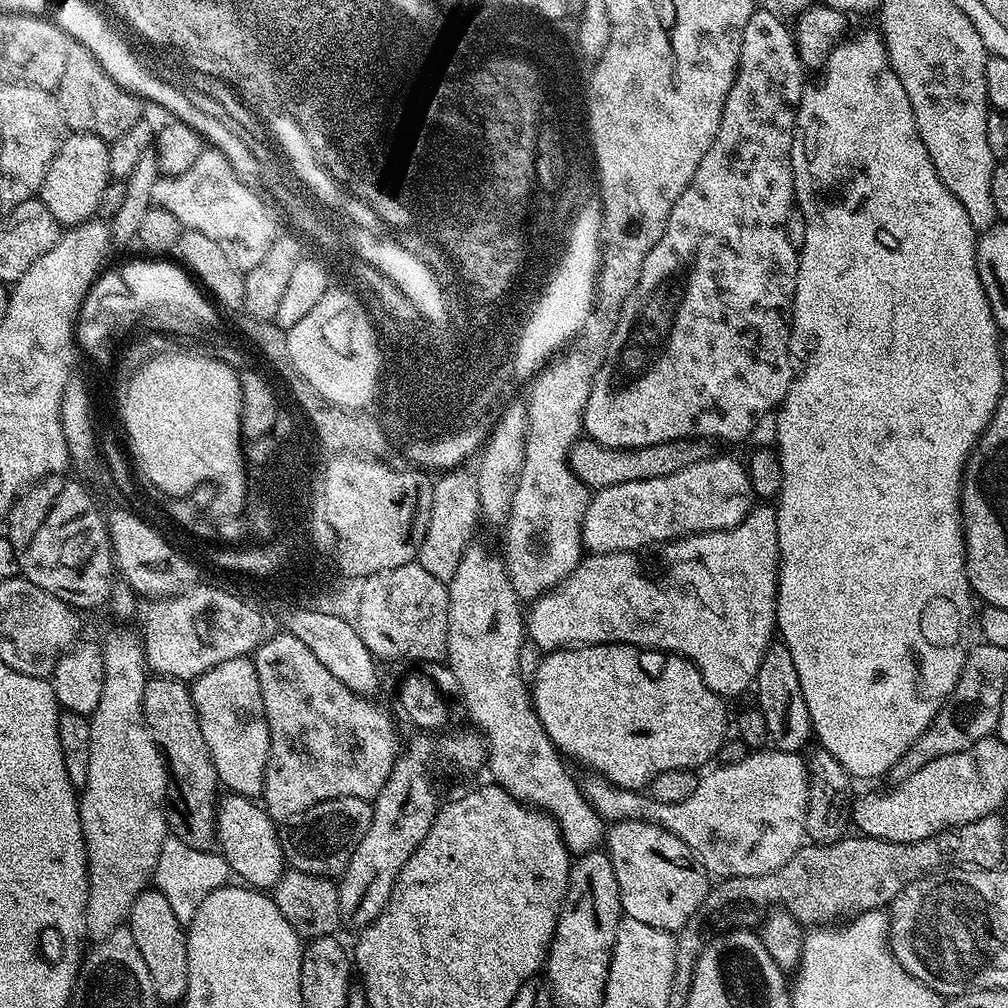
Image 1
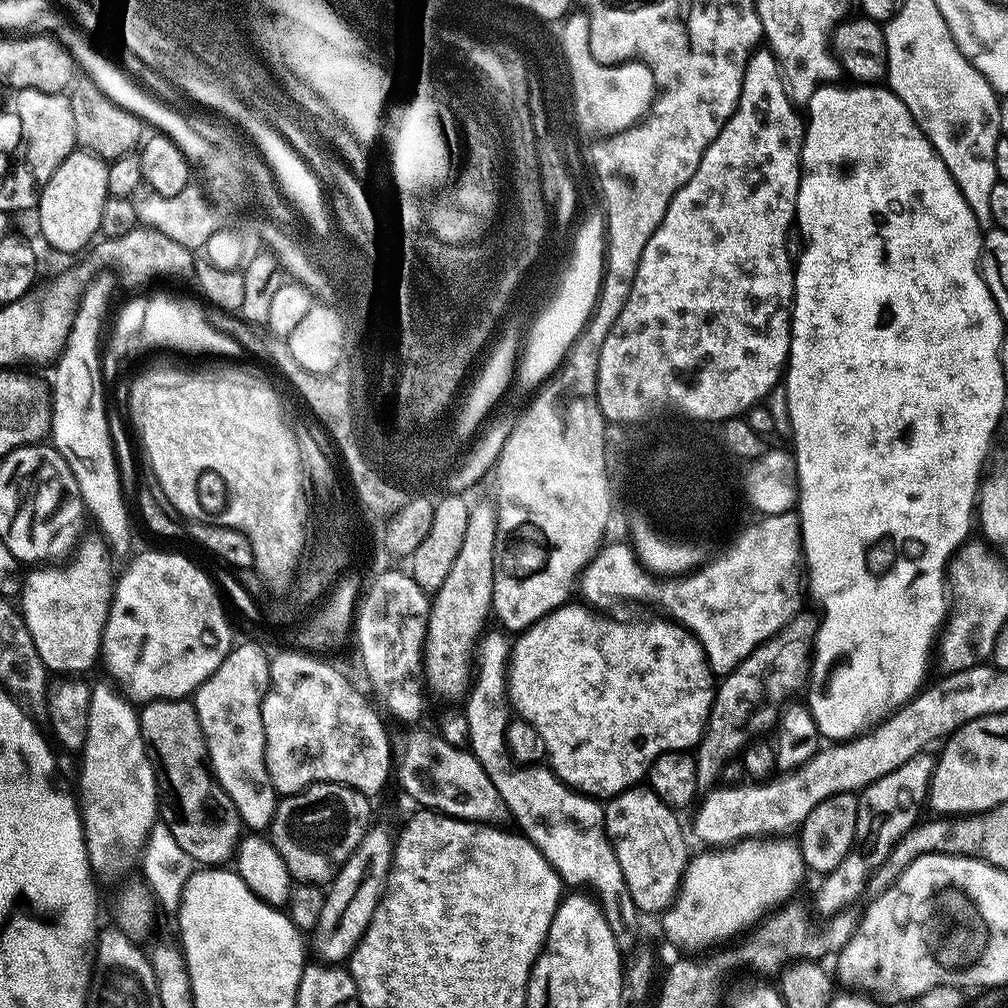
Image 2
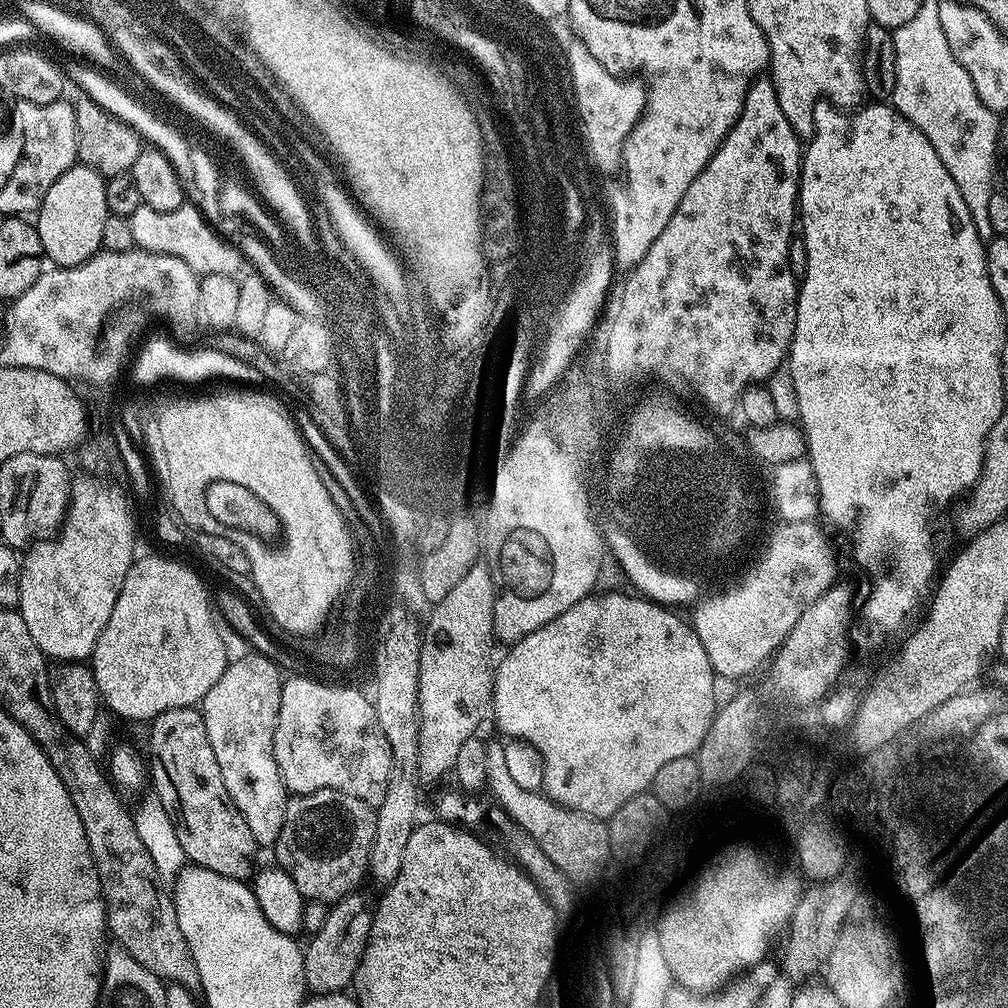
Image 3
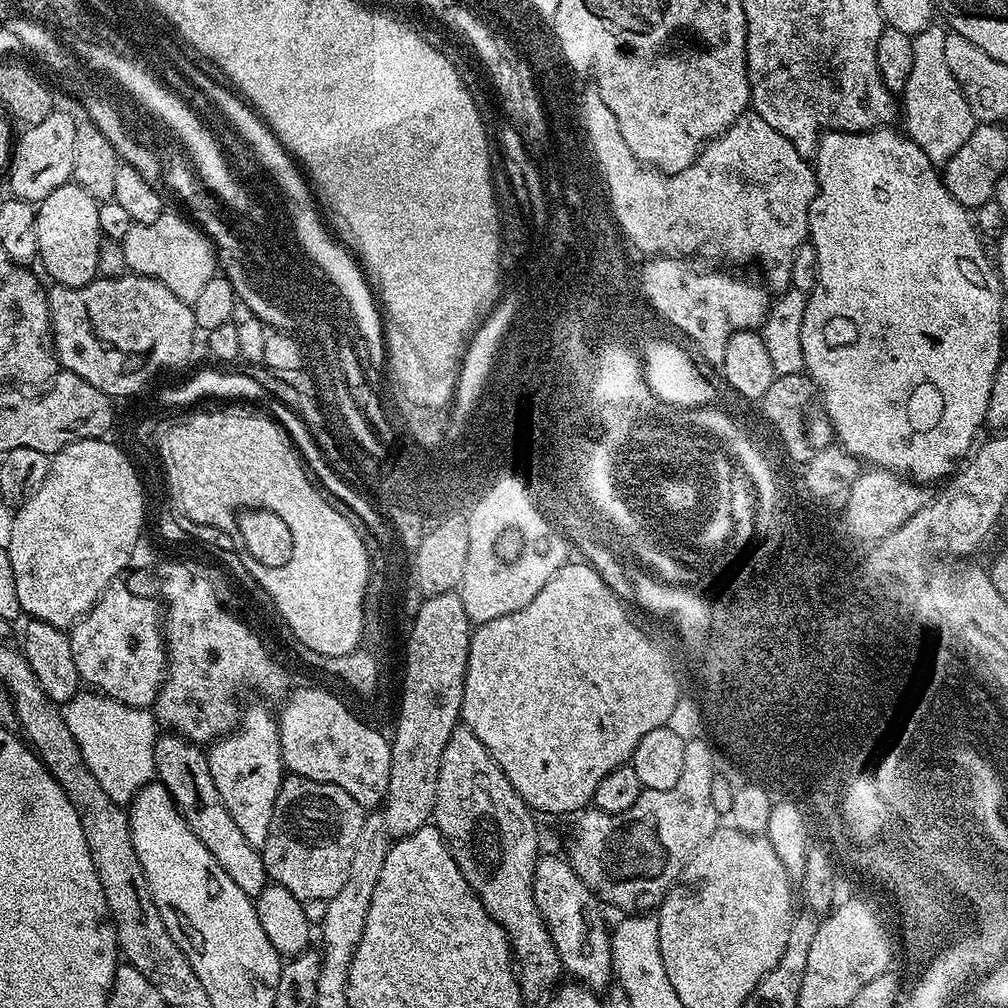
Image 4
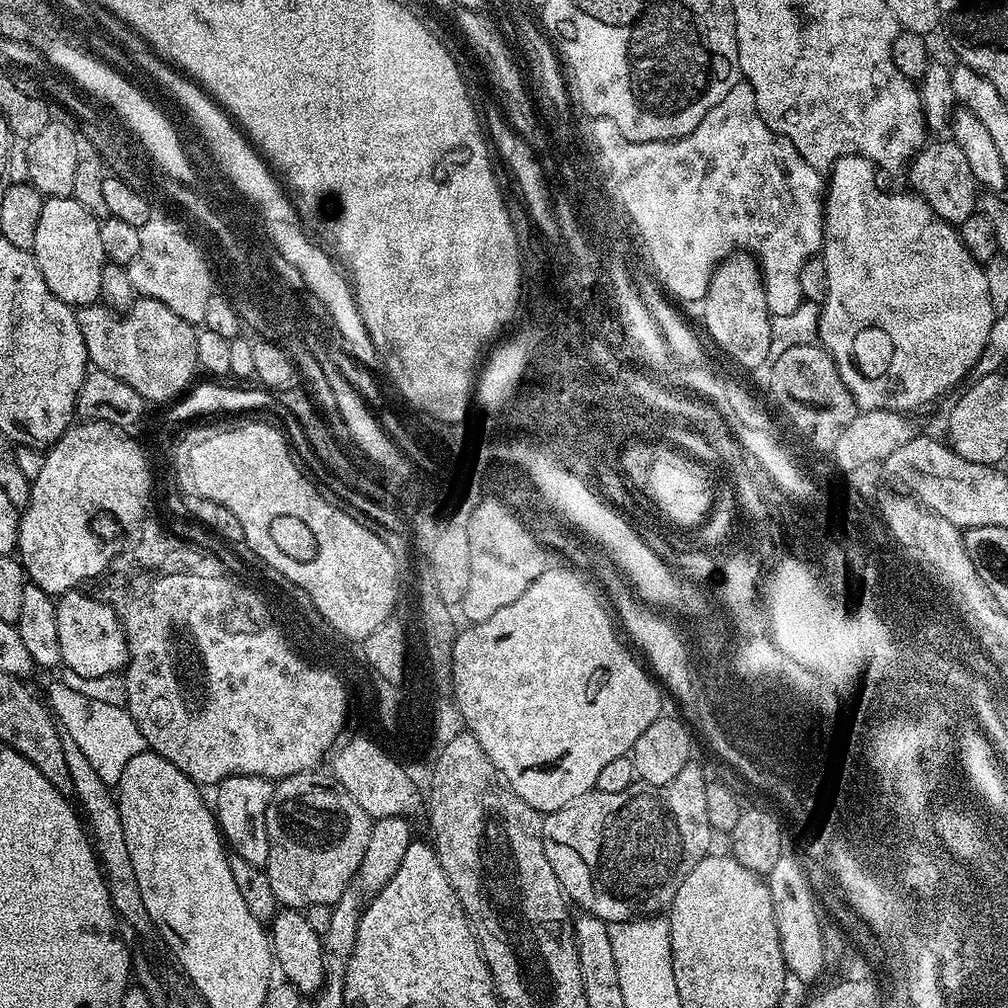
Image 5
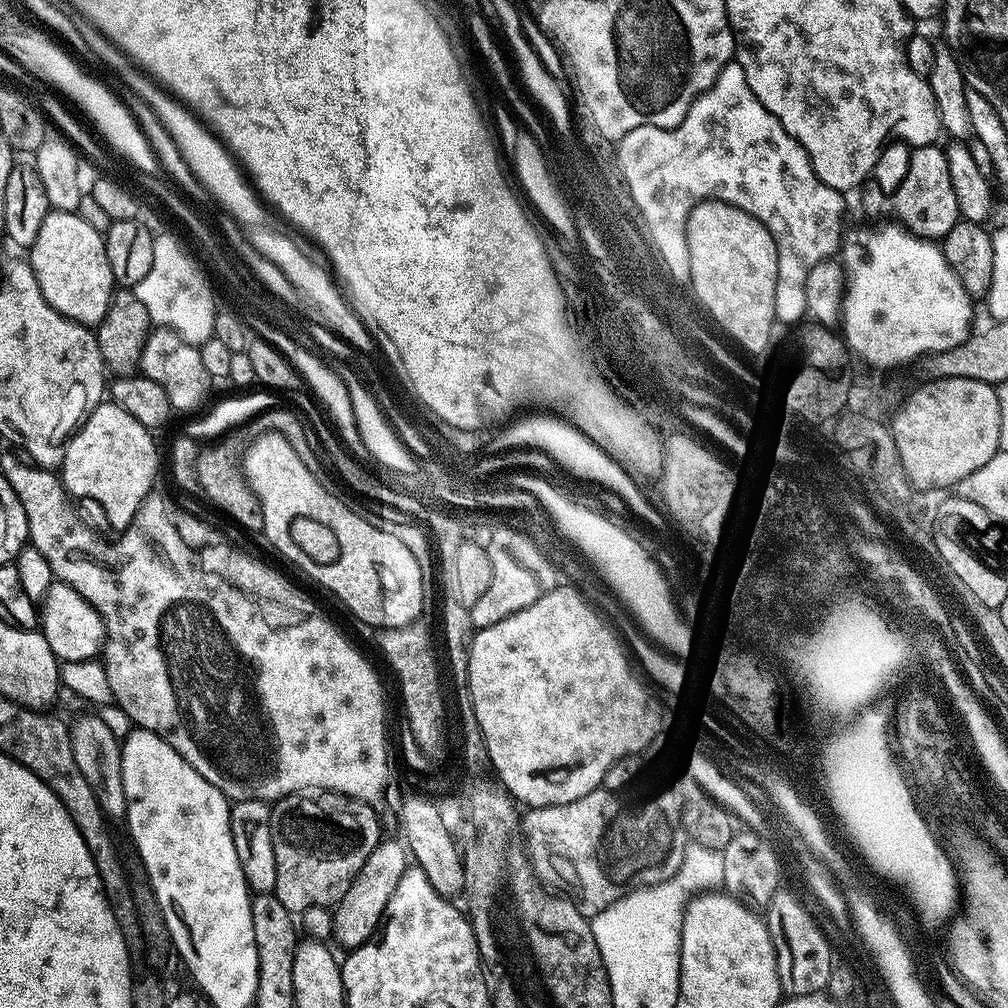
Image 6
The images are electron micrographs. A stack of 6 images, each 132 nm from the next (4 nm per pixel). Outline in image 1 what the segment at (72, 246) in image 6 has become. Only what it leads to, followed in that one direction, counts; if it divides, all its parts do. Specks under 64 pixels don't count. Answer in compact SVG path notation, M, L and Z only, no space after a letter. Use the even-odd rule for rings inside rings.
M72 132L65 135L56 157L50 162L39 199L54 214L62 226L86 223L101 211L100 200L110 181L108 171L108 144L89 132Z

